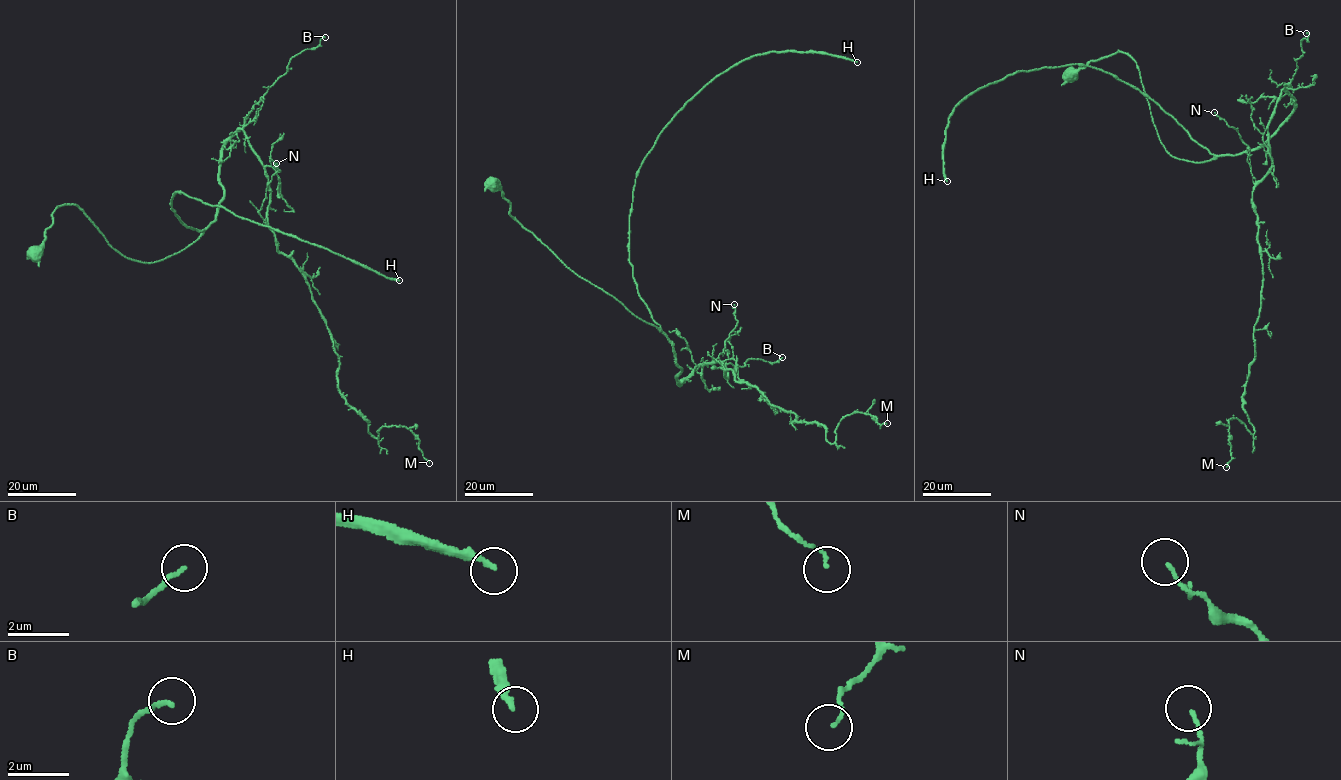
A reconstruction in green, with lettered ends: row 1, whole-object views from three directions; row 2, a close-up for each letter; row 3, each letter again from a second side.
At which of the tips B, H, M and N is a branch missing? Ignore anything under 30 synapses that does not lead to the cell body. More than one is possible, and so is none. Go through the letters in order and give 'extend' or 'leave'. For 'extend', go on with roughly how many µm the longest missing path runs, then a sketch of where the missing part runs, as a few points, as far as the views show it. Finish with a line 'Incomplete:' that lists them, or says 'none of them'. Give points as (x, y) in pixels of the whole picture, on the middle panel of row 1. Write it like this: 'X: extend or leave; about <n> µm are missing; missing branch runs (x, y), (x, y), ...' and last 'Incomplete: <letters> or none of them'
B: leave
H: extend; about 70 µm are missing
M: leave
N: leave
Incomplete: H

